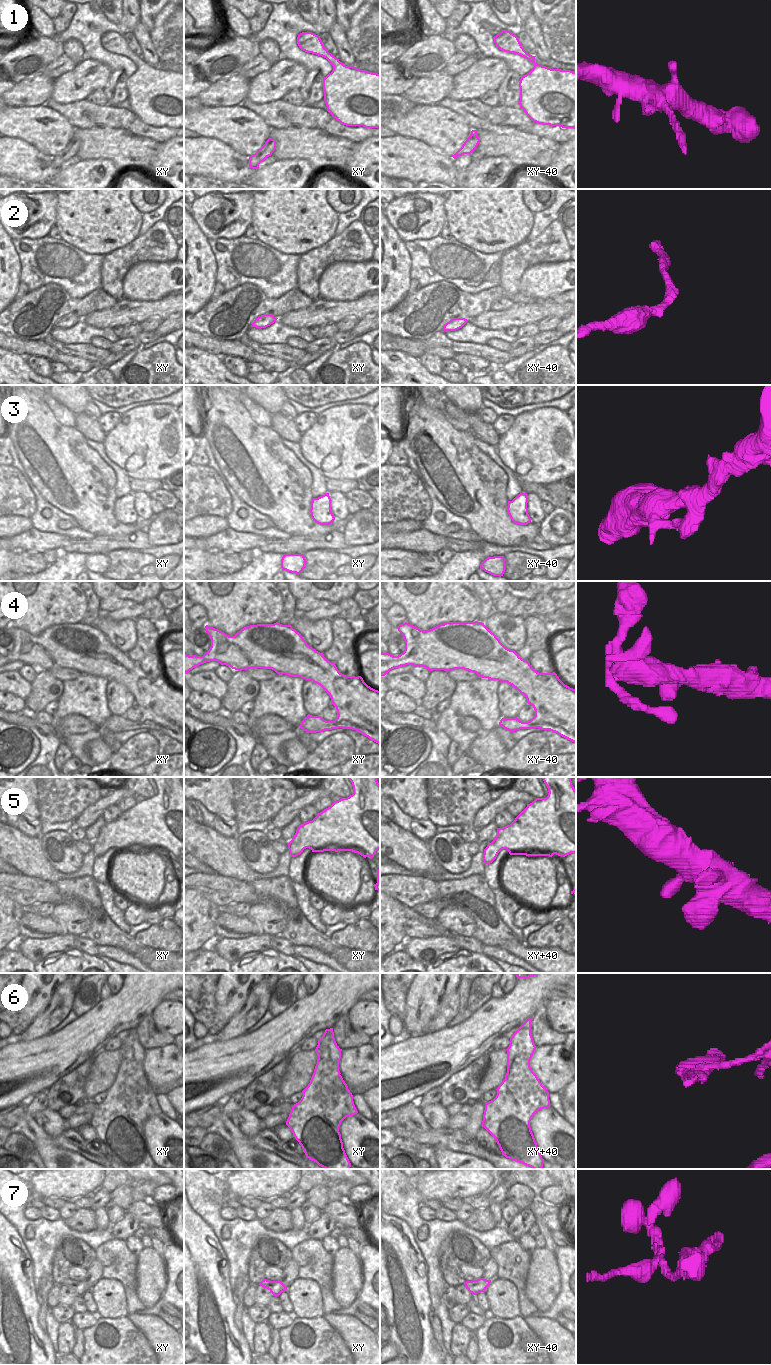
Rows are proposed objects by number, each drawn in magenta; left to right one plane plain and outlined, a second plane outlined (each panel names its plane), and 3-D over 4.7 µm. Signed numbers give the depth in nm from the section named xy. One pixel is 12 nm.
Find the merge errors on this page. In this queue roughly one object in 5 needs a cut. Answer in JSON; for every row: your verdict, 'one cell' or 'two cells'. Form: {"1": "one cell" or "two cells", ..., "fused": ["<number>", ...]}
{"1": "one cell", "2": "one cell", "3": "one cell", "4": "one cell", "5": "one cell", "6": "two cells", "7": "two cells", "fused": ["6", "7"]}

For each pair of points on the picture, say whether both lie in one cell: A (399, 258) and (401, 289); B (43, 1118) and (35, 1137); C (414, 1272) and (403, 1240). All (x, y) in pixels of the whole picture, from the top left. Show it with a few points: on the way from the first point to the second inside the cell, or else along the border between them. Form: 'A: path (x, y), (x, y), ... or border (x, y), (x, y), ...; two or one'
A: path (399, 266), (399, 281); one
B: border (32, 1117), (52, 1138); two
C: path (406, 1264), (403, 1261), (403, 1248); one

